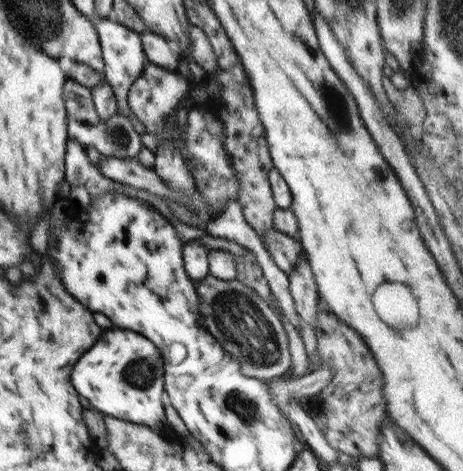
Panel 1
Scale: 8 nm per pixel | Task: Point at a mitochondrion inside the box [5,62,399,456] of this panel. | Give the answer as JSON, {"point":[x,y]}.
{"point":[238,318]}

